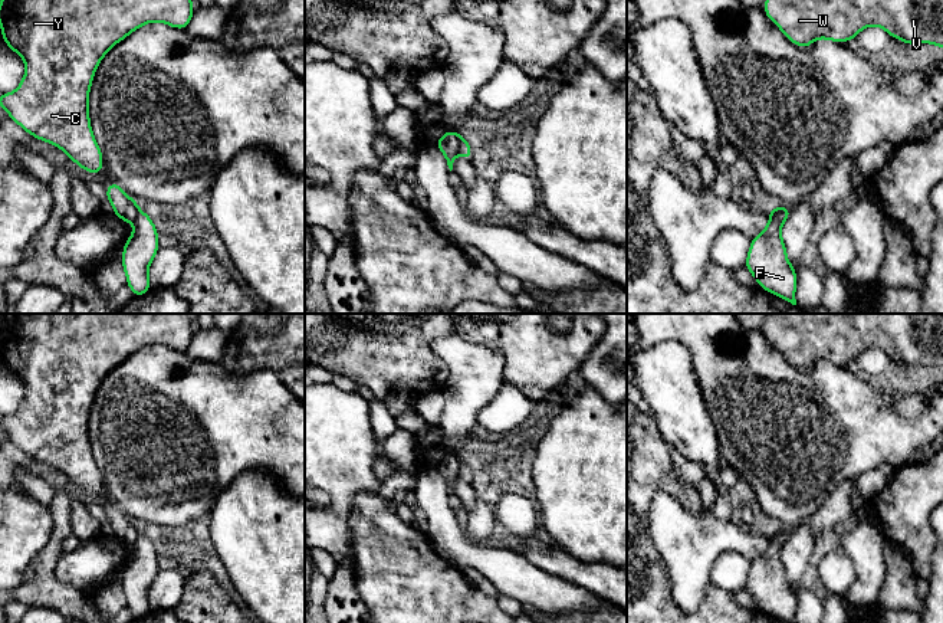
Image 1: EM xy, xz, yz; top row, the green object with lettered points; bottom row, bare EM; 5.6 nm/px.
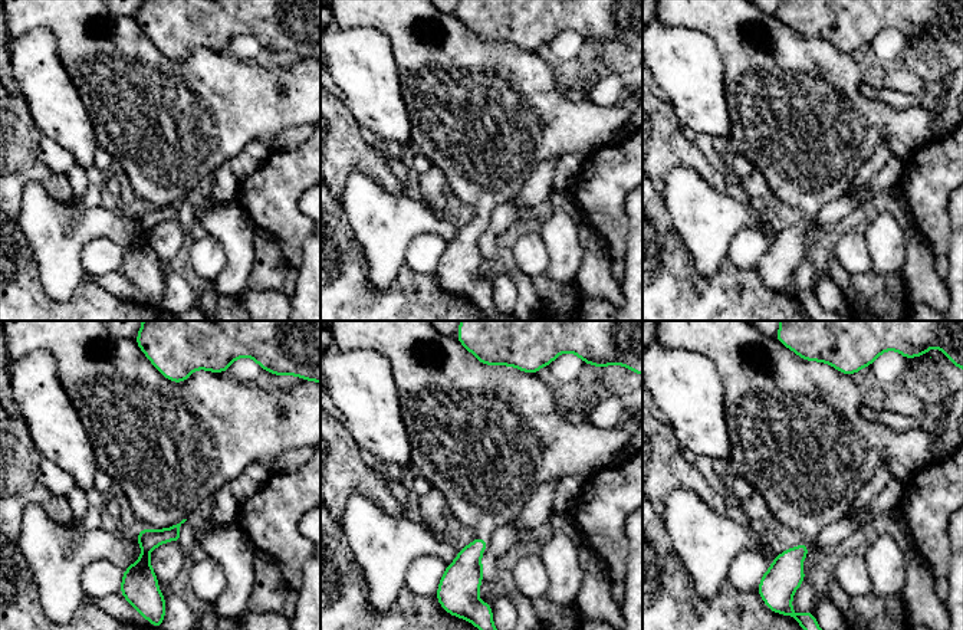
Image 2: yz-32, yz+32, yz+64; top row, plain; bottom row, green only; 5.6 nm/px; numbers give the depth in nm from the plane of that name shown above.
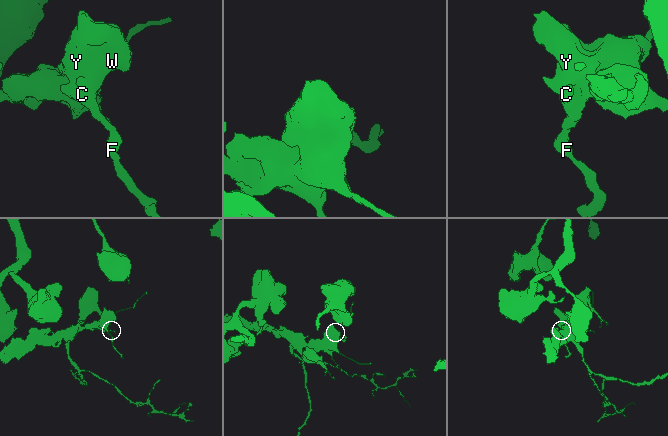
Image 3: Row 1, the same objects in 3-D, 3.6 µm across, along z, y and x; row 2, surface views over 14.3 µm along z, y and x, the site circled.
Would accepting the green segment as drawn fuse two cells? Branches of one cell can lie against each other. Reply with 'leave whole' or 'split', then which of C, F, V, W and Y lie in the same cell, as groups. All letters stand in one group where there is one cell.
split | C V W Y / F

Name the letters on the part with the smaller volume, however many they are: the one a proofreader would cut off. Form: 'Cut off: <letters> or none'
Cut off: F

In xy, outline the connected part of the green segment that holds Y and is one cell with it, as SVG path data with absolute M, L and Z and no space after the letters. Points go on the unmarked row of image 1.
M1 314L1 325L0 325L1 360L6 363L7 370L10 373L14 373L20 377L20 380L24 384L26 394L16 413L10 416L0 416L0 429L10 437L10 440L17 447L20 447L32 459L60 470L82 492L98 498L104 489L104 482L101 470L91 450L88 423L89 423L91 407L99 384L104 381L104 378L109 374L109 371L114 367L119 365L122 361L129 358L138 350L147 345L161 344L175 351L187 351L187 348L191 344L193 335L194 329L191 325L190 314Z

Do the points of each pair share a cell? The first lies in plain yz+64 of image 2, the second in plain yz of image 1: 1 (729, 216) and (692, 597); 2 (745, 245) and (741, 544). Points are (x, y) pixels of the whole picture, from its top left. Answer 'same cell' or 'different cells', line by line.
1: same cell
2: different cells

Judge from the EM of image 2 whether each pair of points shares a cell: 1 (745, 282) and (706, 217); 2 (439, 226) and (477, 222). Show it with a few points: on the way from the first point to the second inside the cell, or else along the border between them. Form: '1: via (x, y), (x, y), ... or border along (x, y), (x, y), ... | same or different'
1: border along (727, 255), (717, 271), (706, 281) | different
2: border along (460, 227), (447, 243) | different

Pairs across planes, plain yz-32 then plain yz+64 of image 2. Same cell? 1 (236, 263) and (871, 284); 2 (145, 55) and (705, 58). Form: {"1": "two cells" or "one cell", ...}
{"1": "two cells", "2": "two cells"}

